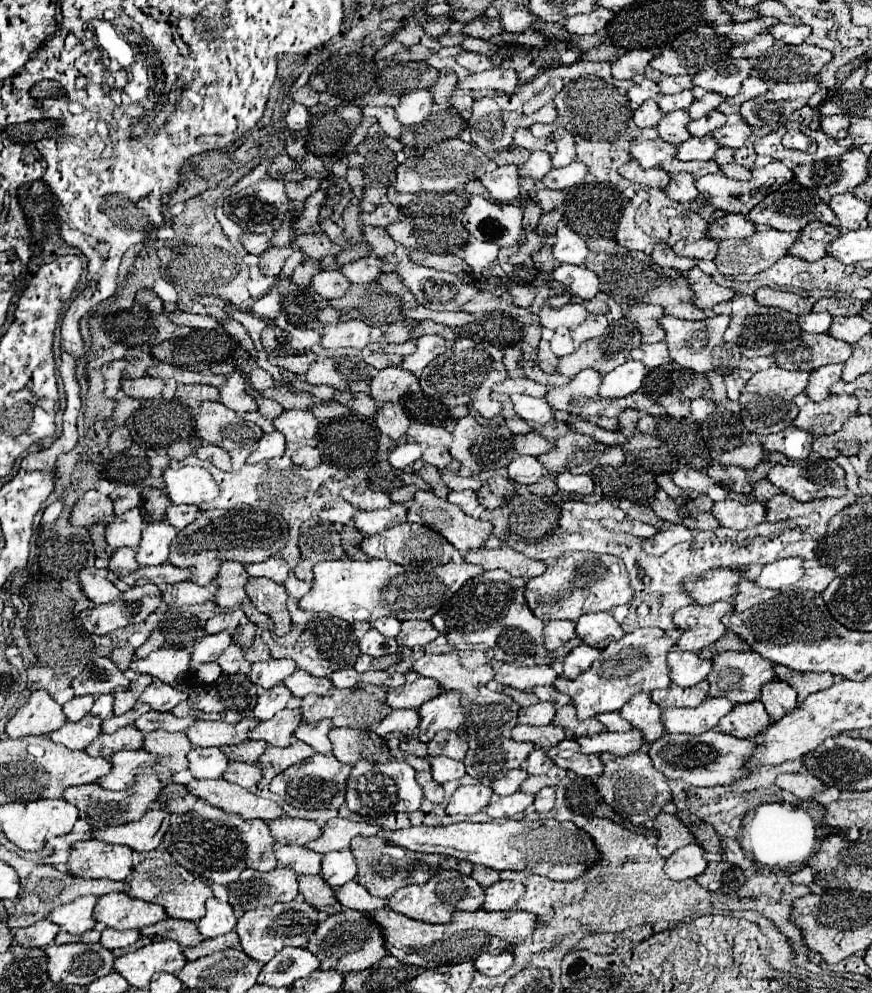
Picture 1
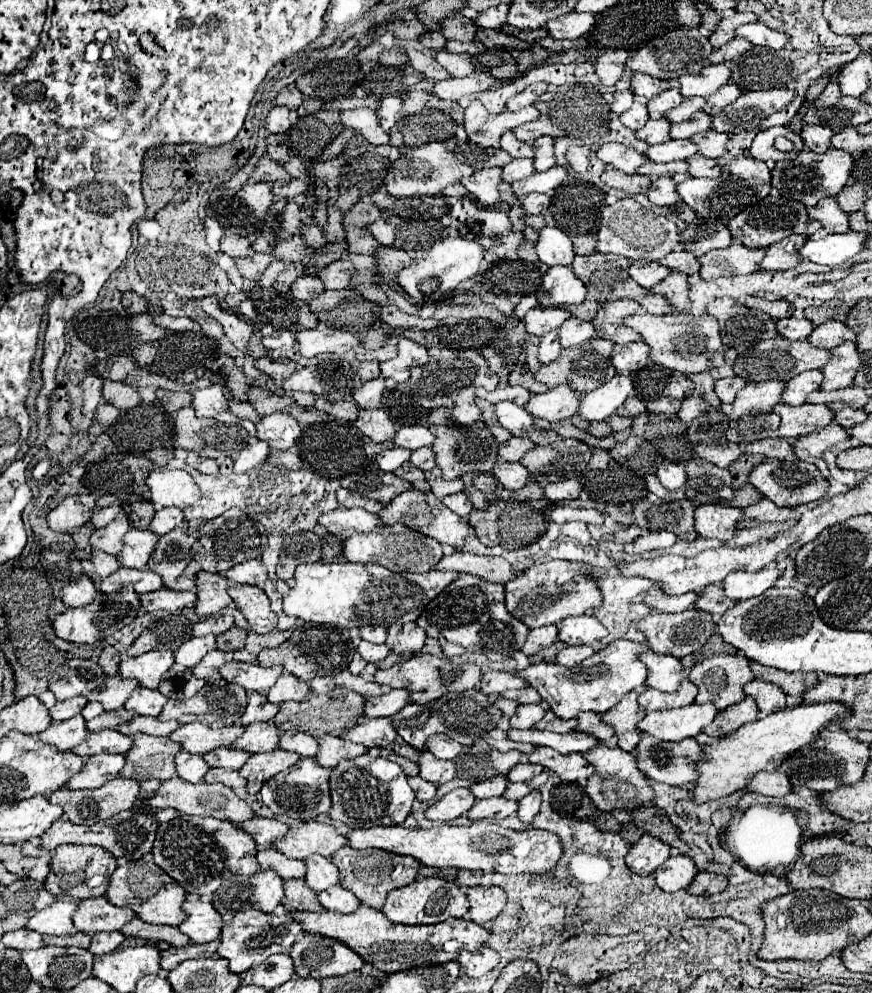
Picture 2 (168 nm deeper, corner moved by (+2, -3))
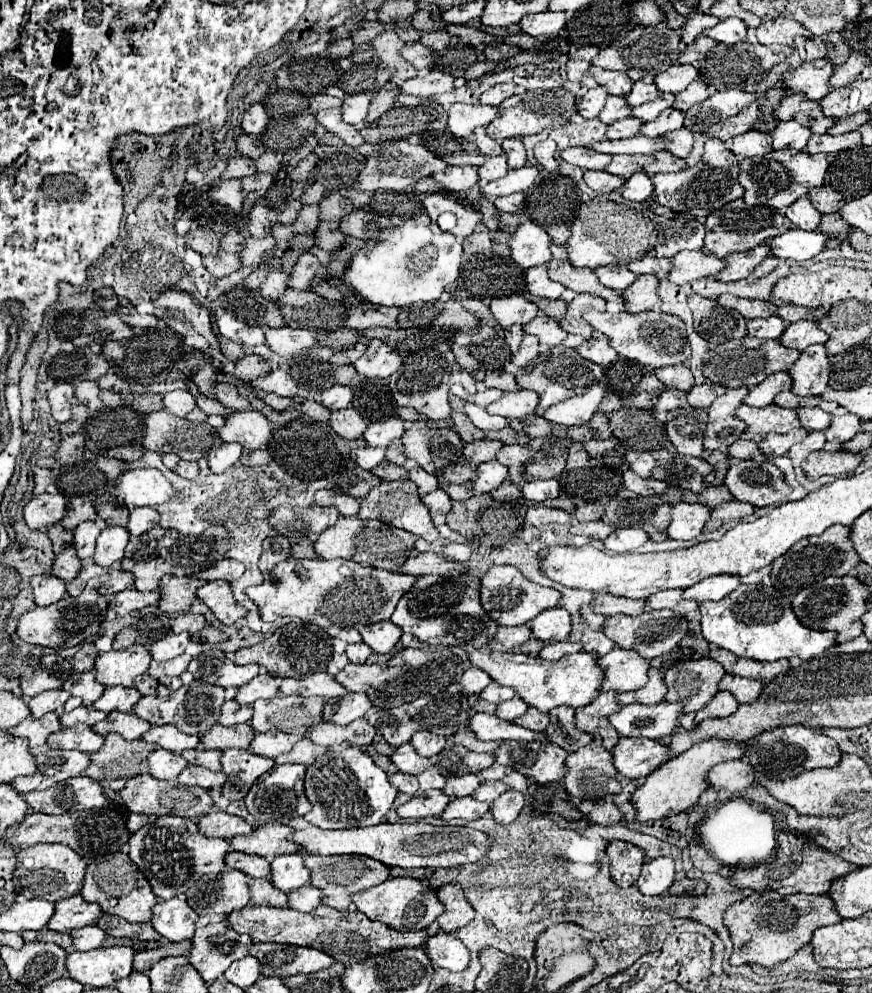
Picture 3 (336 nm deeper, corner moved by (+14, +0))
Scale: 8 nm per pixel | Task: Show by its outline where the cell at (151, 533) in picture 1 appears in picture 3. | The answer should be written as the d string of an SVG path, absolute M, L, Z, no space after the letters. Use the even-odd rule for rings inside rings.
M107 526L101 530L97 538L97 548L93 554L93 562L99 566L111 566L123 558L123 550L129 542L127 528Z

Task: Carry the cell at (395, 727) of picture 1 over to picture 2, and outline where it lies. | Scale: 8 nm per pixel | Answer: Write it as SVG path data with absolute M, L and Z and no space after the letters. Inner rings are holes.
M379 717L361 721L345 733L345 739L365 747L389 747L397 739L397 731L391 725L391 717Z

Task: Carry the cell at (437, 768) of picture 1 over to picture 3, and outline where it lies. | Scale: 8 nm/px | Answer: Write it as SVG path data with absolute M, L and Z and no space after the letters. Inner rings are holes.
M403 744L399 746L393 756L391 756L391 762L401 770L401 772L407 772L407 774L421 774L423 770L427 770L431 766L429 758L421 758L411 744Z

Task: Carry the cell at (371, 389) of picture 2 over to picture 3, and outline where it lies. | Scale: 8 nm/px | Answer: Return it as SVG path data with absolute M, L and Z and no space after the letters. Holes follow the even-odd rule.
M335 384L319 394L319 404L323 404L327 410L341 410L351 404L351 398L353 398L353 390L349 386Z

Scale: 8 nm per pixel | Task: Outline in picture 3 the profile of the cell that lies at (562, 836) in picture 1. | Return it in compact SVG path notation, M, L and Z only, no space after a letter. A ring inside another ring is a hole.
M423 822L413 824L377 824L369 828L351 828L351 830L321 830L309 826L305 830L293 832L289 836L299 850L313 856L333 856L333 854L359 854L383 862L385 866L401 868L455 868L467 862L477 862L489 850L489 838L467 826L431 826Z

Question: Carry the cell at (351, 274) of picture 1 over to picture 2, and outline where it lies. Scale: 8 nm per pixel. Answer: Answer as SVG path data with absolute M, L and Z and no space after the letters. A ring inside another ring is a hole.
M349 259L333 261L331 265L319 271L319 277L325 283L325 289L347 289L353 275L355 275L355 267Z

